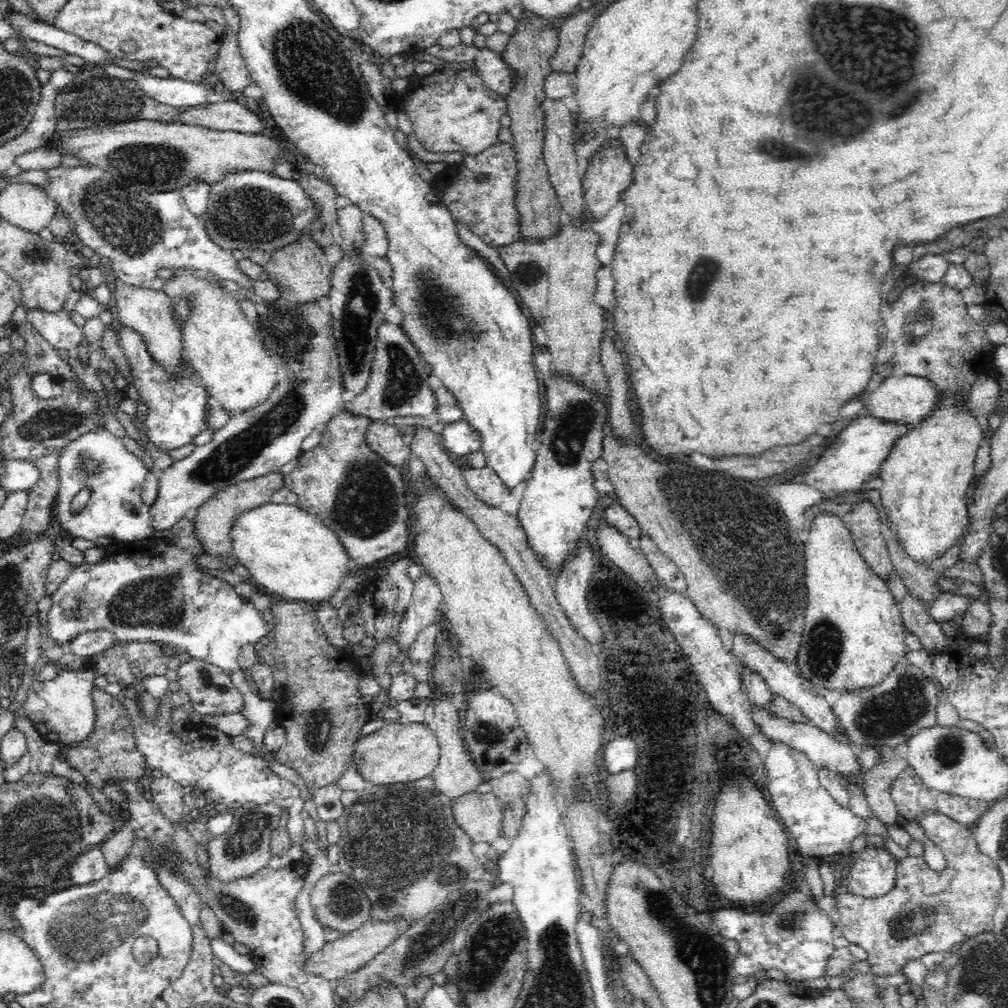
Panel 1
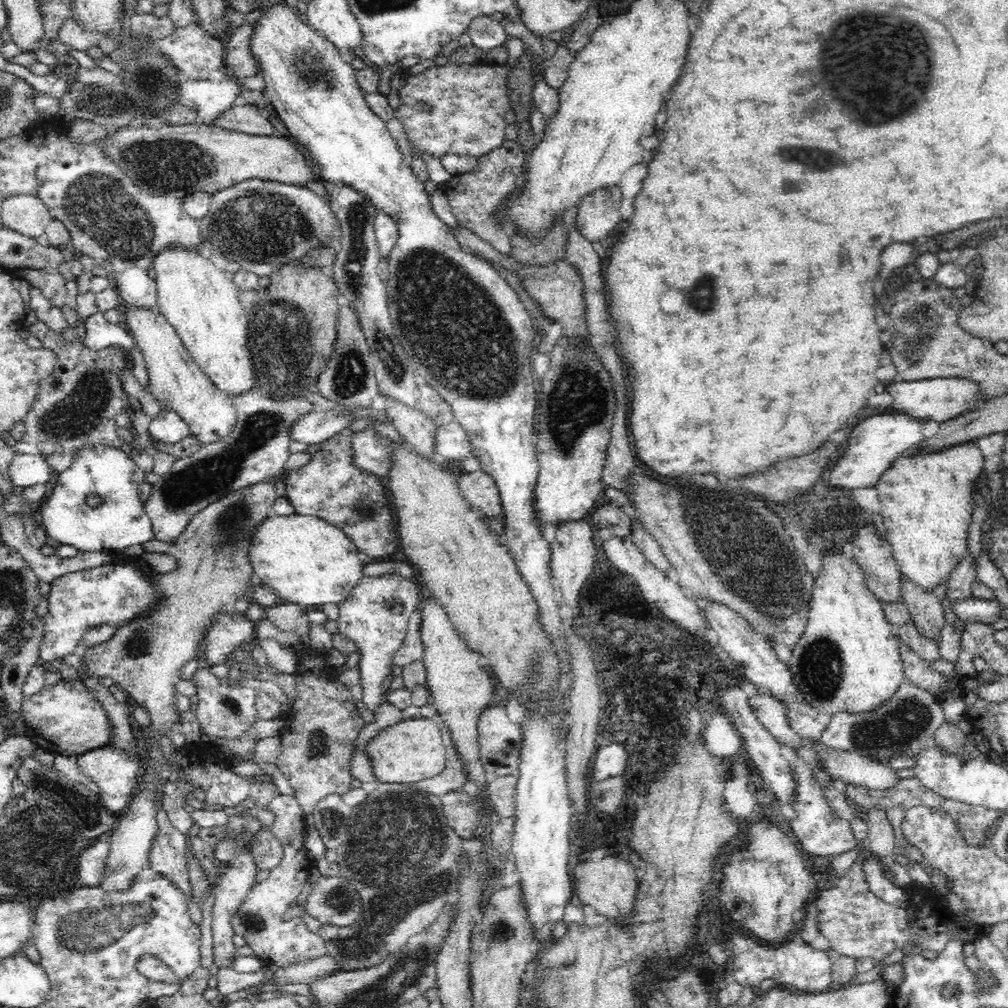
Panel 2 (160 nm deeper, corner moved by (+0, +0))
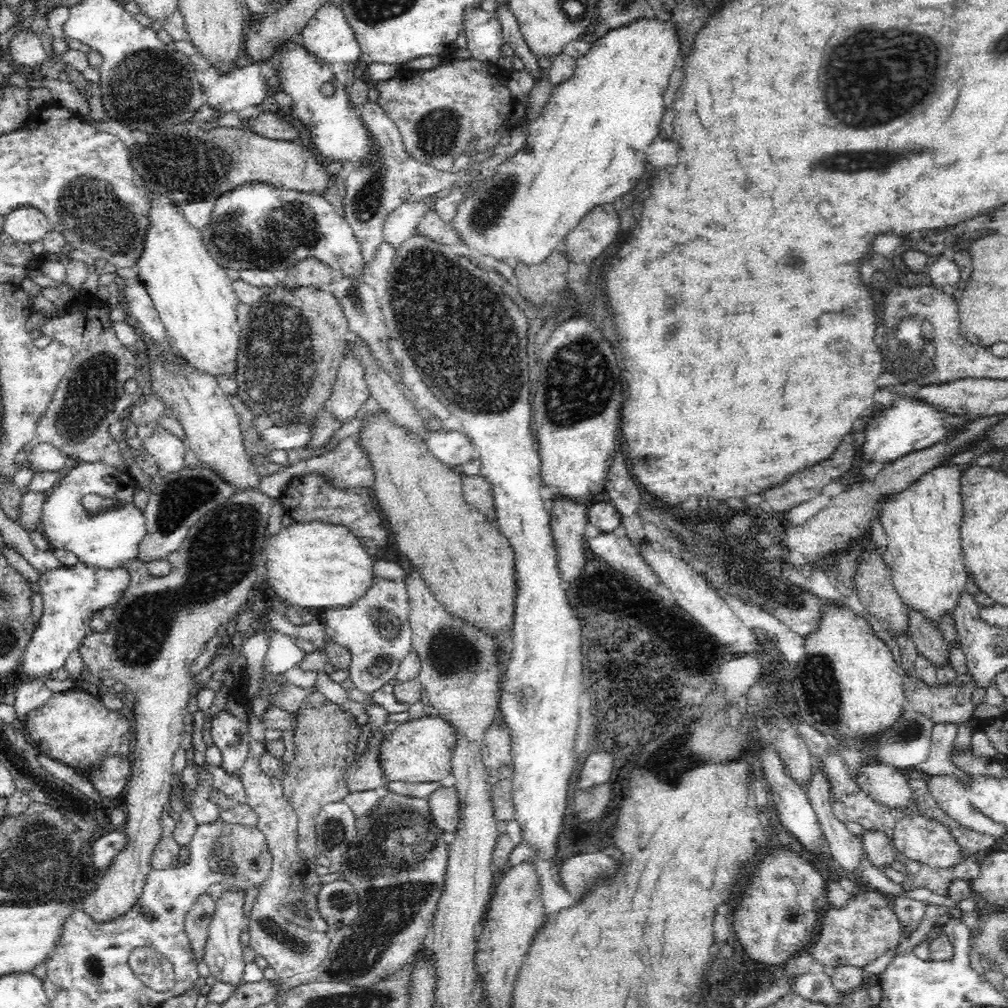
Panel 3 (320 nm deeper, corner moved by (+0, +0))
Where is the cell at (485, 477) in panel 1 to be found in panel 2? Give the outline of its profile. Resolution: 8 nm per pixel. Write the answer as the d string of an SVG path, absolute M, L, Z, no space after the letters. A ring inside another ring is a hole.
M486 471L462 473L457 486L467 505L482 515L496 517L503 514L497 482Z

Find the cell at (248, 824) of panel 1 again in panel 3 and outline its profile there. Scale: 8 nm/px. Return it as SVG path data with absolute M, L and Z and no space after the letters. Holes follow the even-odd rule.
M244 887L237 889L227 889L220 899L215 902L214 914L212 915L203 959L210 969L210 976L218 982L238 982L245 983L242 980L245 962L242 956L242 945L240 943L240 934L247 928L246 917L244 916L244 900L246 900L247 891Z

